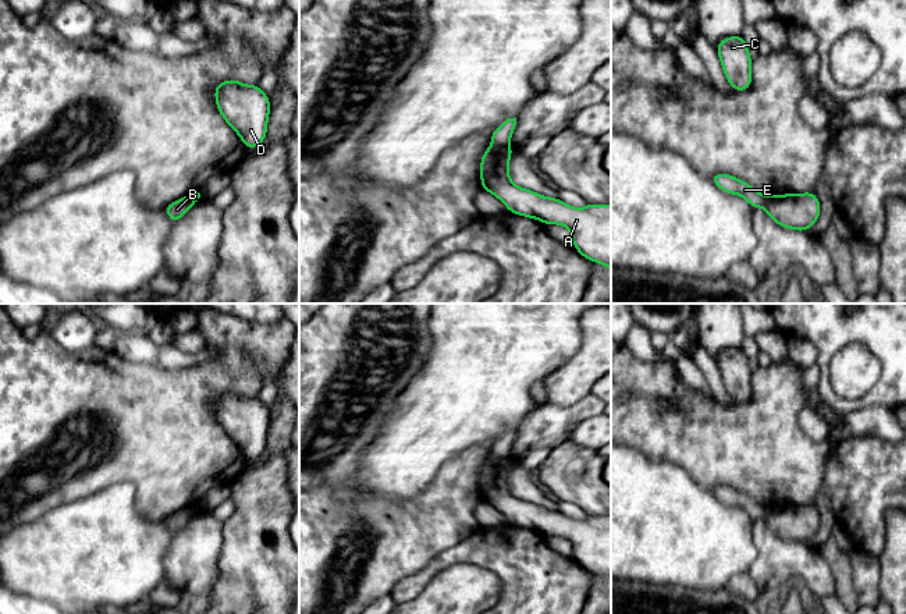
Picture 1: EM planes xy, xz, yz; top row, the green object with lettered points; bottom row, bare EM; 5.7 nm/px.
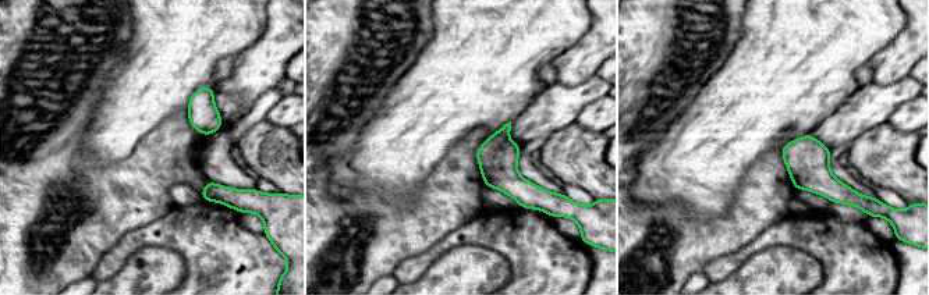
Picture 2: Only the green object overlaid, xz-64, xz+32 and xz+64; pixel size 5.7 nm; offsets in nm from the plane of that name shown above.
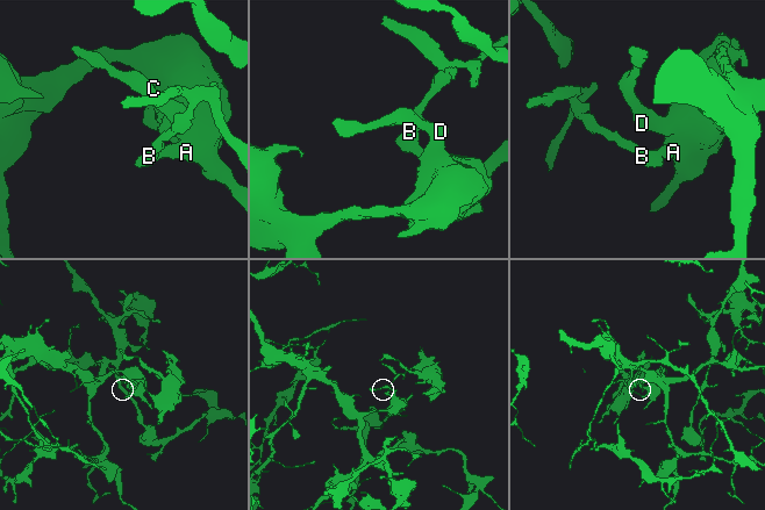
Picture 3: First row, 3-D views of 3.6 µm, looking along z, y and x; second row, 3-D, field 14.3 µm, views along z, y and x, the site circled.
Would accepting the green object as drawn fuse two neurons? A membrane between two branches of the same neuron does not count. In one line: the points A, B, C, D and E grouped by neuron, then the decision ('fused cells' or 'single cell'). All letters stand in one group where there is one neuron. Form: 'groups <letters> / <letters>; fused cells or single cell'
groups A B C D / E; fused cells

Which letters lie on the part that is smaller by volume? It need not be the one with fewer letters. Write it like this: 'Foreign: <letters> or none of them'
Foreign: E

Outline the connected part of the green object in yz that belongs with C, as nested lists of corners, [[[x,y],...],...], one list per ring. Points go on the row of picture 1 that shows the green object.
[[[742,35],[724,38],[717,53],[721,60],[724,74],[733,90],[746,90],[752,85],[752,58],[749,47]]]

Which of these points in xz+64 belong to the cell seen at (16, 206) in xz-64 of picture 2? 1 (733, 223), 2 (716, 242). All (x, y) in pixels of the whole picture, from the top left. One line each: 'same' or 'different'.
1: same
2: same

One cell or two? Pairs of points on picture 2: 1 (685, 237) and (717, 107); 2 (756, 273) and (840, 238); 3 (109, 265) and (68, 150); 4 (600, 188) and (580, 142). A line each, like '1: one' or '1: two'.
1: two
2: two
3: two
4: one

